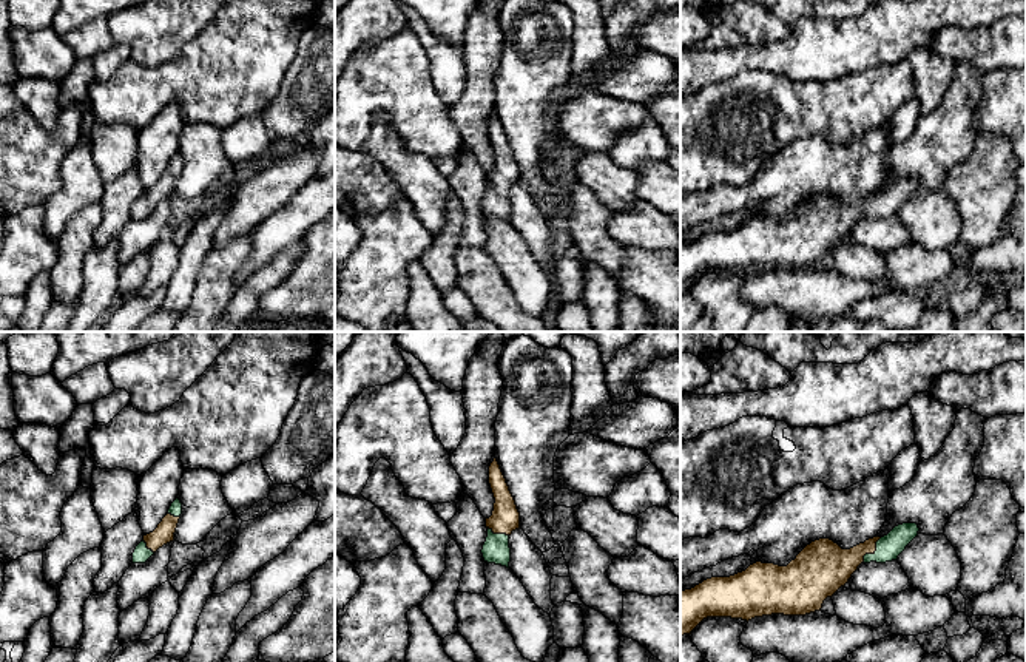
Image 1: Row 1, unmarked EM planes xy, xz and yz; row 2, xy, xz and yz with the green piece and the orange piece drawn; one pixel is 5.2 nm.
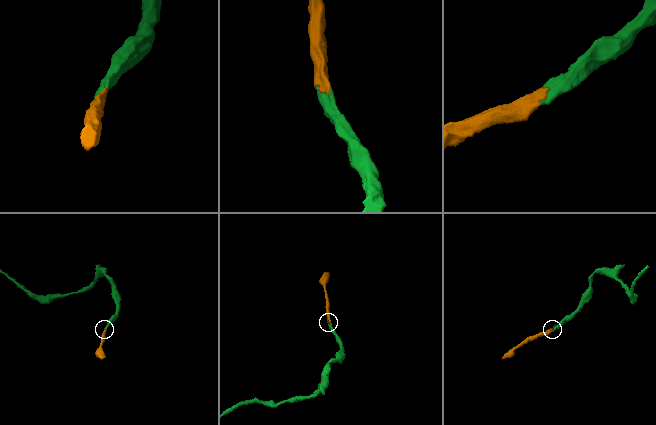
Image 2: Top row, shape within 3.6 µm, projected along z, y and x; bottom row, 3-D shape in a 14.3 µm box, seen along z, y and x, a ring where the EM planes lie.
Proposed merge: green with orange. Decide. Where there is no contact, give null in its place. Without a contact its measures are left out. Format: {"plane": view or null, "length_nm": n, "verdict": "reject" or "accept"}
{"plane": "yz", "length_nm": 160, "verdict": "accept"}

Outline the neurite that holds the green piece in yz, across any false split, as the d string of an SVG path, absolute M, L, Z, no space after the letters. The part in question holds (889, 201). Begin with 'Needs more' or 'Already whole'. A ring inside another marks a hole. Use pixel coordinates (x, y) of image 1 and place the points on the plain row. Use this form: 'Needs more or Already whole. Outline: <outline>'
Needs more. Outline: M903 177L887 190L876 190L850 204L842 204L830 193L819 193L807 199L787 221L756 216L734 230L707 233L691 244L680 245L680 290L691 289L707 272L731 272L748 276L771 269L805 270L821 265L824 255L844 241L862 216L896 214L918 190L918 185L916 177Z

